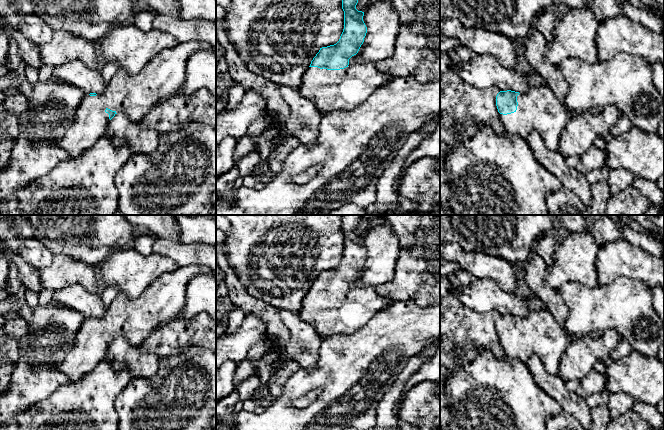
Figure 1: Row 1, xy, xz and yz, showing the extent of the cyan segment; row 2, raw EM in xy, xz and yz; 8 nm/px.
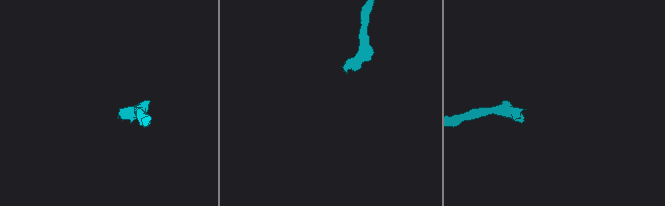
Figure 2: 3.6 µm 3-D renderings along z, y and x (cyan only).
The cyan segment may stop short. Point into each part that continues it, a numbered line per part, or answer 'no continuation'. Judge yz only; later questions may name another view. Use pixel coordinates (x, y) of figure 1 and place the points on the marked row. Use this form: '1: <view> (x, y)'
1: yz (538, 109)

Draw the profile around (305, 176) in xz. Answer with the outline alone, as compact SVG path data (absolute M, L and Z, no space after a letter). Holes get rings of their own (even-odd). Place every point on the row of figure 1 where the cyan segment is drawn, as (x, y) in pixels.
M315 166L304 172L301 172L293 178L293 182L294 183L307 182L315 176L315 172L319 169L320 166Z

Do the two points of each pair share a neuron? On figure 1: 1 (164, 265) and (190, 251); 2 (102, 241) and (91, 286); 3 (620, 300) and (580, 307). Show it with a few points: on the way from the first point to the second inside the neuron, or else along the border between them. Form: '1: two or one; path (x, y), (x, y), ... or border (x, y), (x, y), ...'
1: two; border (153, 252), (169, 257), (178, 266)
2: two; border (74, 258), (85, 264), (97, 267)
3: one; path (610, 302), (595, 302), (590, 307)

